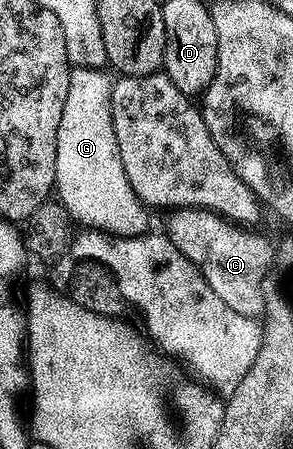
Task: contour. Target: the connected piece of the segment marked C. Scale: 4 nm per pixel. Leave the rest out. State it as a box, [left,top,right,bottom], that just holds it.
[167,209,275,317]

